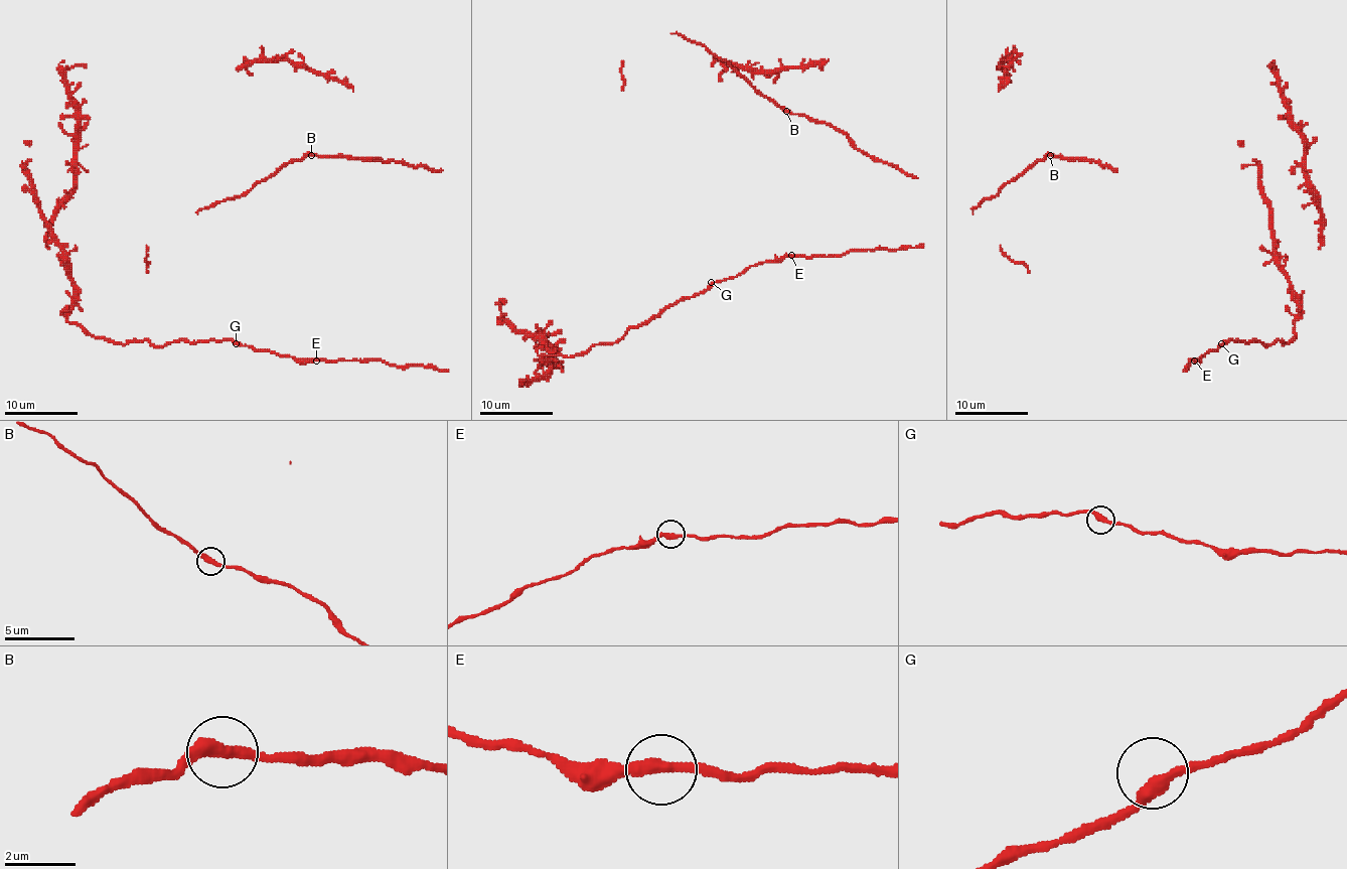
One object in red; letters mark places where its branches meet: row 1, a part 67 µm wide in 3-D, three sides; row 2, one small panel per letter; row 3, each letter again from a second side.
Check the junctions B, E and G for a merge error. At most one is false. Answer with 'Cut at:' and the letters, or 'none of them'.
Cut at: none of them

